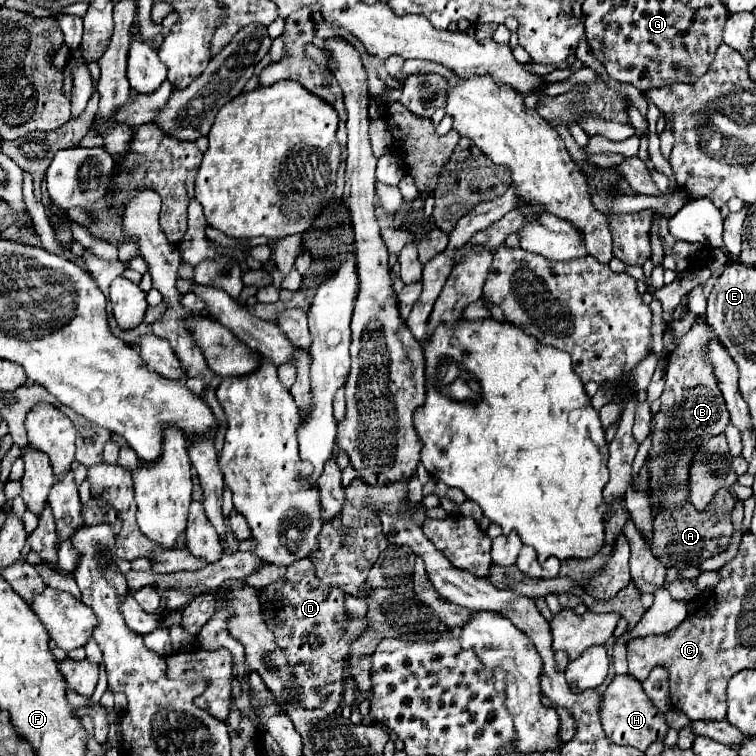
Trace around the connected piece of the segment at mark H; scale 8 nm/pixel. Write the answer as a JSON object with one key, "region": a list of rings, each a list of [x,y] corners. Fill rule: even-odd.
{"region":[[[616,675],[608,685],[608,689],[602,693],[600,719],[602,719],[604,733],[608,735],[610,741],[618,745],[630,745],[640,751],[646,751],[648,745],[654,741],[662,741],[668,731],[664,715],[646,697],[640,681],[636,681],[630,675]]]}

